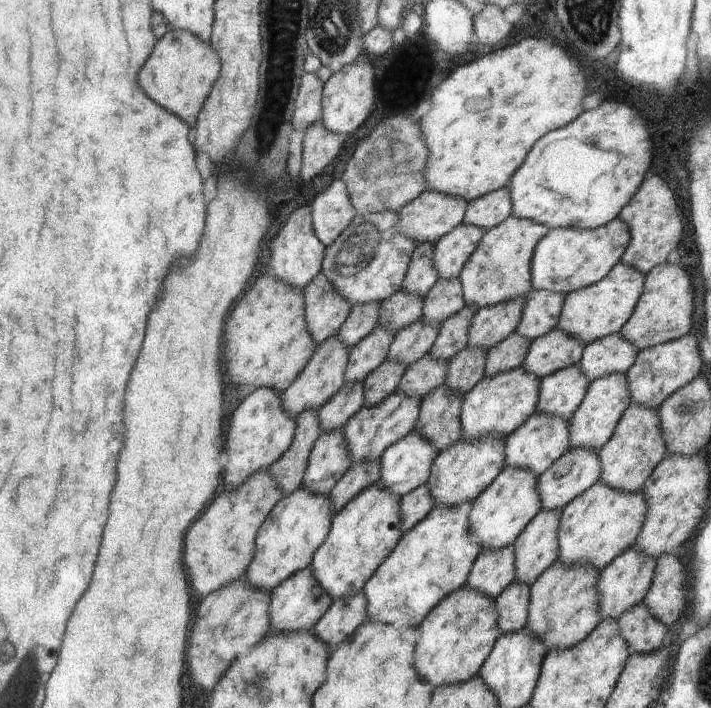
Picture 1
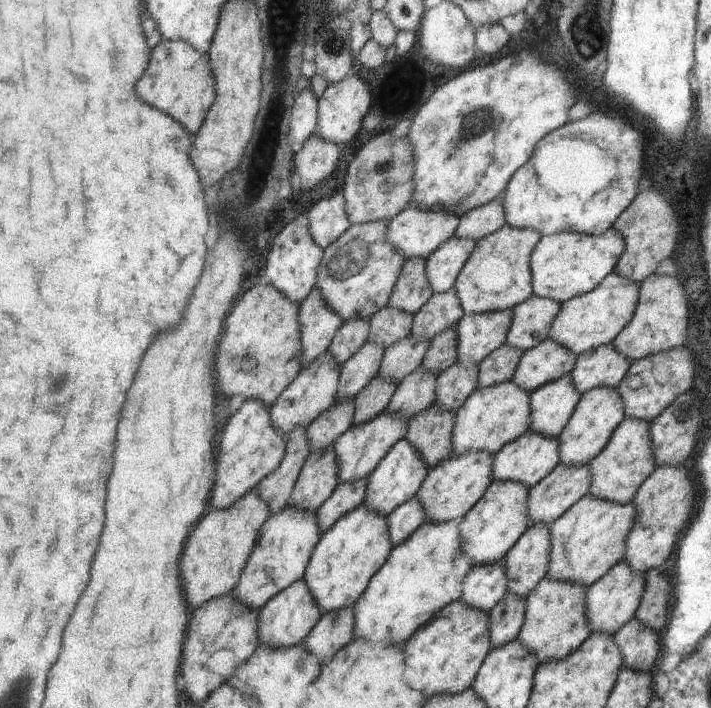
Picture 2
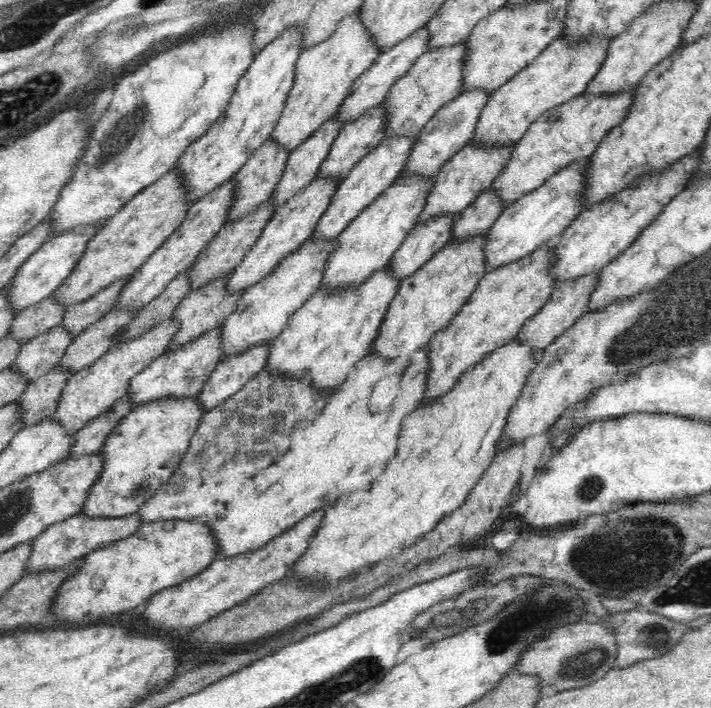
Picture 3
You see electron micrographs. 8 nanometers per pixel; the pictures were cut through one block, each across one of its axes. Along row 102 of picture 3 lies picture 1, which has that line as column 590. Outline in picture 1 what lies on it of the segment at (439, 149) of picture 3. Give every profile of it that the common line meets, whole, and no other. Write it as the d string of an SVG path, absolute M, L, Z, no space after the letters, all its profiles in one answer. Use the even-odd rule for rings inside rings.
M571 447L558 461L554 462L539 476L538 491L543 509L563 510L572 500L586 492L592 485L600 482L603 474L603 463L598 451L594 449L575 449Z

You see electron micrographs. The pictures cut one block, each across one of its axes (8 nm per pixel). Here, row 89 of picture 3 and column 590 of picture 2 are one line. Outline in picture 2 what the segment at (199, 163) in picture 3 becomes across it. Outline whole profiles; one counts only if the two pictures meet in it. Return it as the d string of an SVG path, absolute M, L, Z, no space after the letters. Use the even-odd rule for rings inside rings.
M608 229L598 236L577 232L560 232L542 236L531 254L531 274L534 276L534 294L552 298L562 304L579 297L602 284L608 274L614 272L619 258L626 252L624 234Z

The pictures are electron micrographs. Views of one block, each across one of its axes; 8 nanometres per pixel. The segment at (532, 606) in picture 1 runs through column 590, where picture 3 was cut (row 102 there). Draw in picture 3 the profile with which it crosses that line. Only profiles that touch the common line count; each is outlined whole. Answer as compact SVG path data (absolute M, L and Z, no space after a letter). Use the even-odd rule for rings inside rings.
M636 86L618 93L583 93L544 112L538 120L534 121L534 124L531 124L525 136L514 144L512 158L487 190L495 190L499 198L503 200L503 204L509 207L518 198L522 198L526 193L542 186L558 170L566 168L568 164L572 164L582 157L592 157L592 153L596 150L598 144L601 144L609 132L629 114L629 110L634 104L634 94L636 94Z

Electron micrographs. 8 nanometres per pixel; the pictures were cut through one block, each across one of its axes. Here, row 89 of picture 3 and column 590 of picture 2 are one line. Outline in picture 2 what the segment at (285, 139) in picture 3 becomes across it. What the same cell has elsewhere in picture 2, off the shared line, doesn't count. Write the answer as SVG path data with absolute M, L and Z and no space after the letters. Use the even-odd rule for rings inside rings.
M612 272L594 290L562 303L562 312L551 326L550 337L578 355L610 345L632 320L638 299L639 283Z

